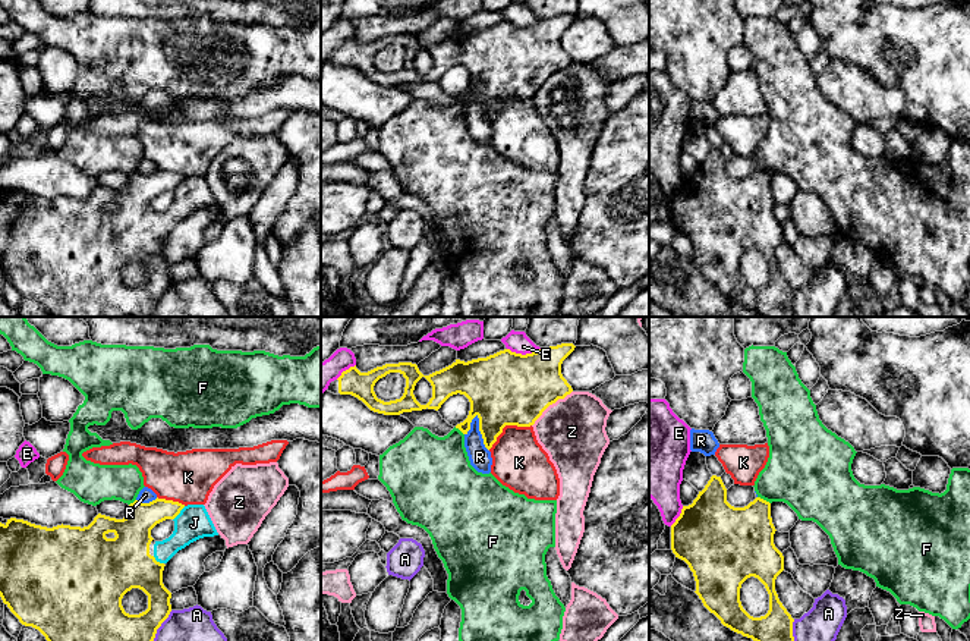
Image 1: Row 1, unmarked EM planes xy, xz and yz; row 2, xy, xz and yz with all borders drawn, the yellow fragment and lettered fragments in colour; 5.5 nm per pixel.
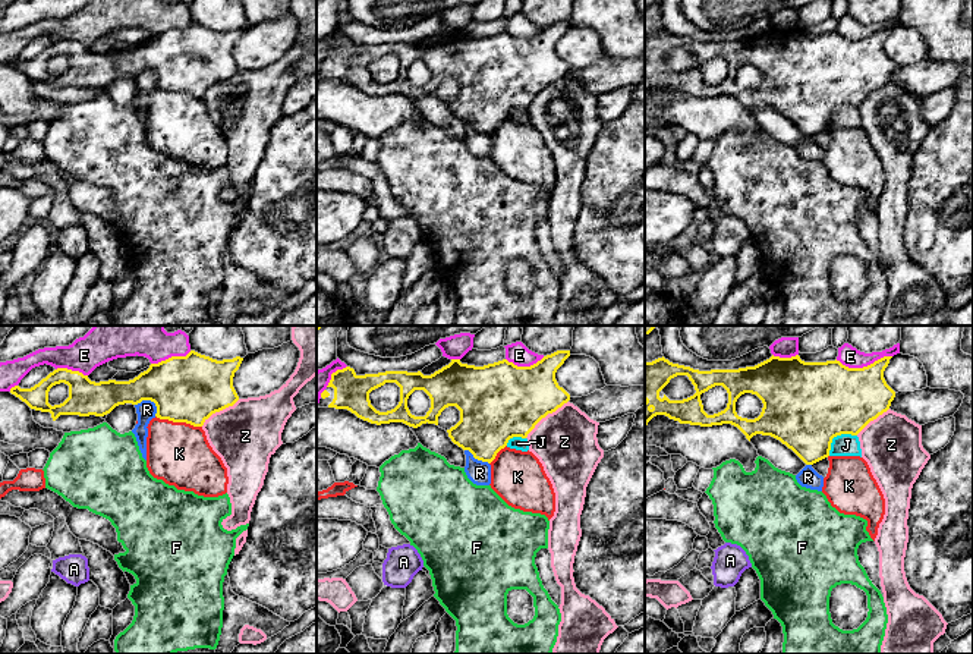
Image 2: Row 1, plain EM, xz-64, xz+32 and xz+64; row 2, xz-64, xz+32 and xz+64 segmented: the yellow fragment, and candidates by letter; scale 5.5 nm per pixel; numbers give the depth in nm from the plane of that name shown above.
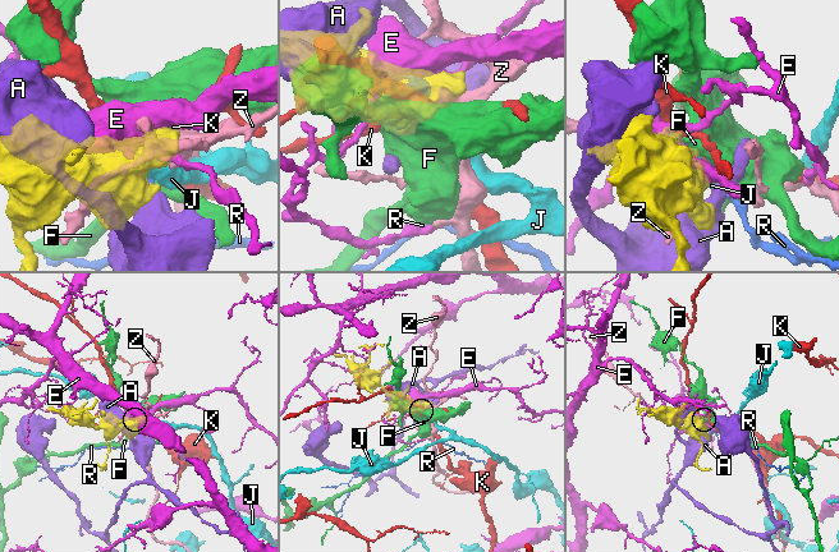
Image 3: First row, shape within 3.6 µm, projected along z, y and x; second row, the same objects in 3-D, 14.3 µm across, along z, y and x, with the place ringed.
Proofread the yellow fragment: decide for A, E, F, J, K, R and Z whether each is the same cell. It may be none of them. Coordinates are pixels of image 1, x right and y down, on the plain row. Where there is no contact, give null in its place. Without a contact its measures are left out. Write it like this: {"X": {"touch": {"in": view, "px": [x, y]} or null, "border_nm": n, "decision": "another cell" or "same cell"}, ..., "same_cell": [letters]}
{"A": {"touch": {"in": "xy", "px": [158, 298]}, "border_nm": 220, "decision": "another cell"}, "E": {"touch": {"in": "xz", "px": [523, 27]}, "border_nm": 190, "decision": "another cell"}, "F": {"touch": {"in": "yz", "px": [762, 170]}, "border_nm": 80, "decision": "another cell"}, "J": {"touch": {"in": "xy", "px": [179, 184]}, "border_nm": 100, "decision": "same cell"}, "K": {"touch": {"in": "xz", "px": [506, 96]}, "border_nm": 280, "decision": "another cell"}, "R": {"touch": {"in": "xz", "px": [481, 104]}, "border_nm": 220, "decision": "another cell"}, "Z": {"touch": {"in": "xz", "px": [550, 75]}, "border_nm": 300, "decision": "another cell"}, "same_cell": ["J"]}

